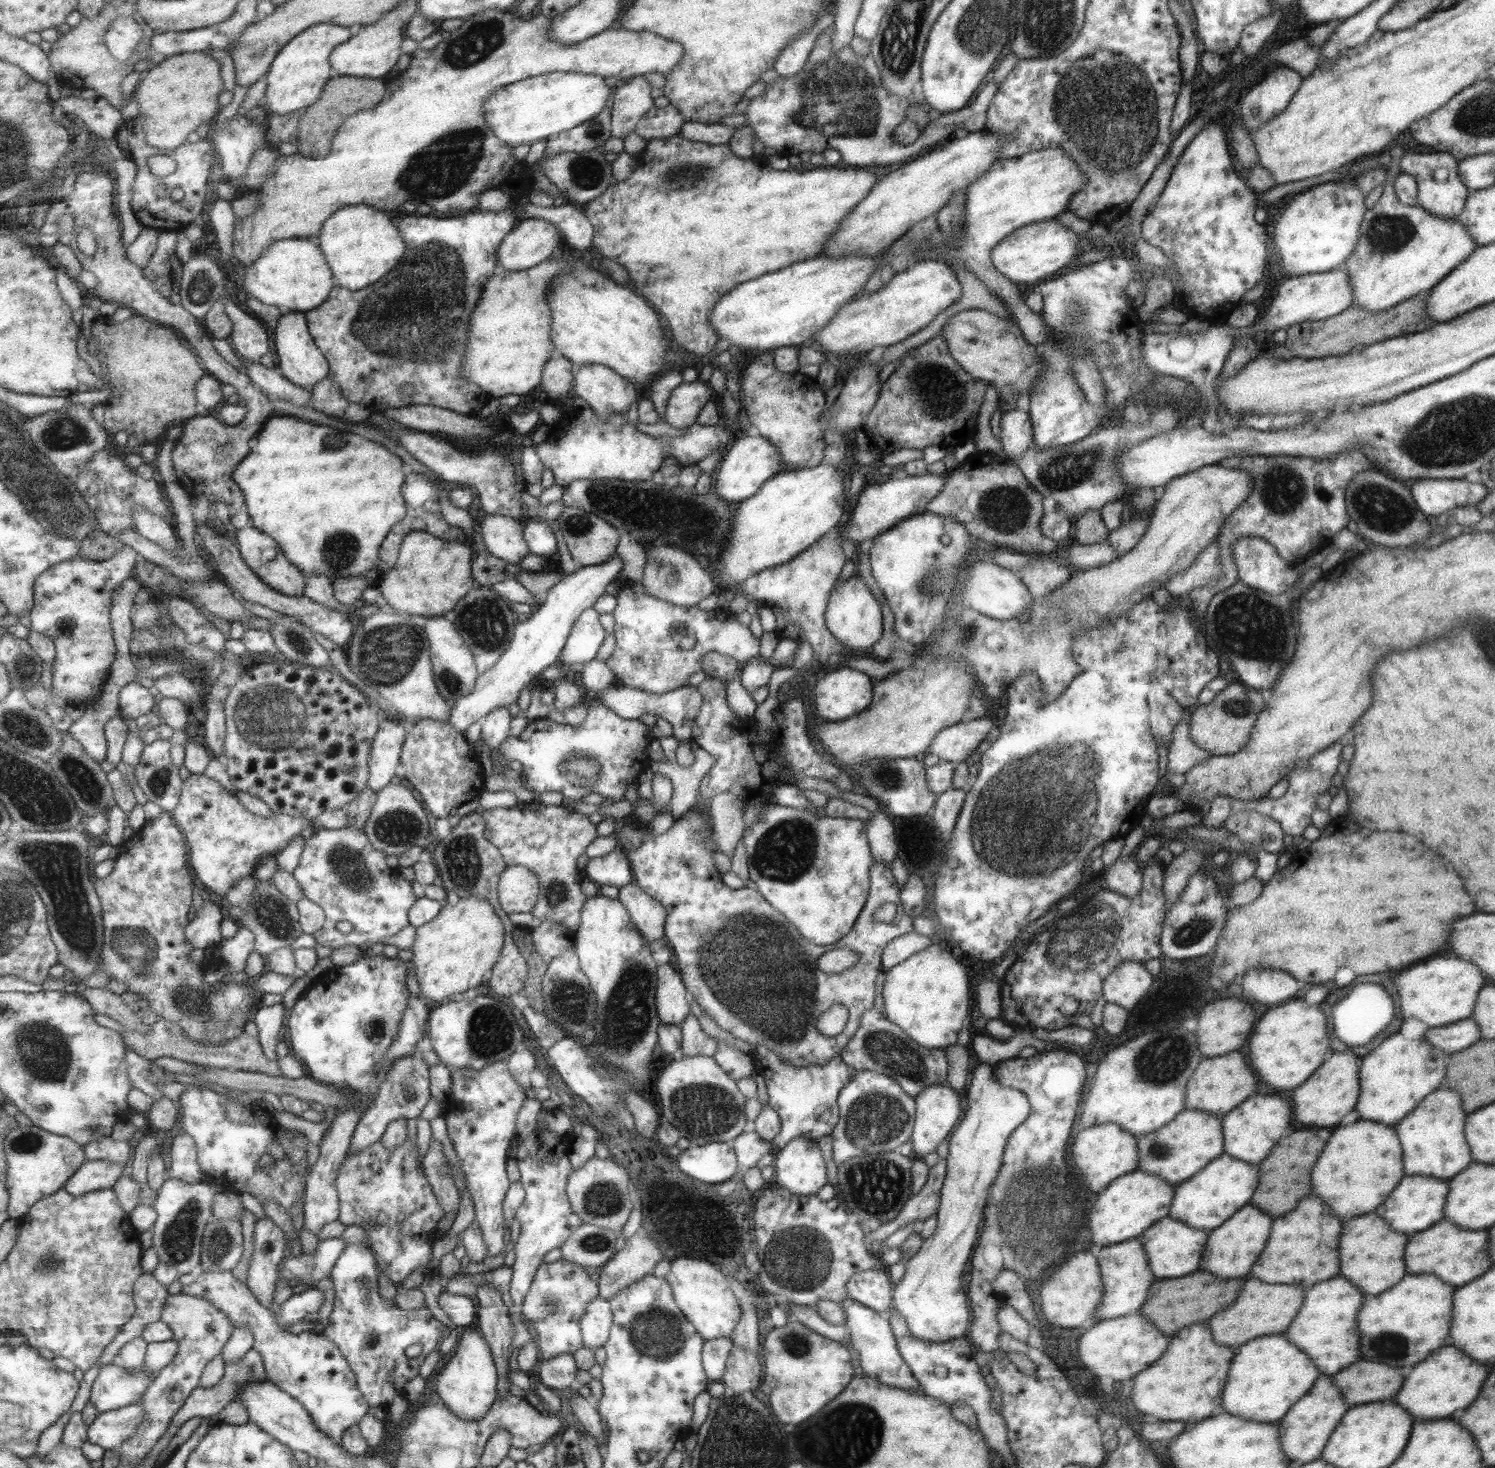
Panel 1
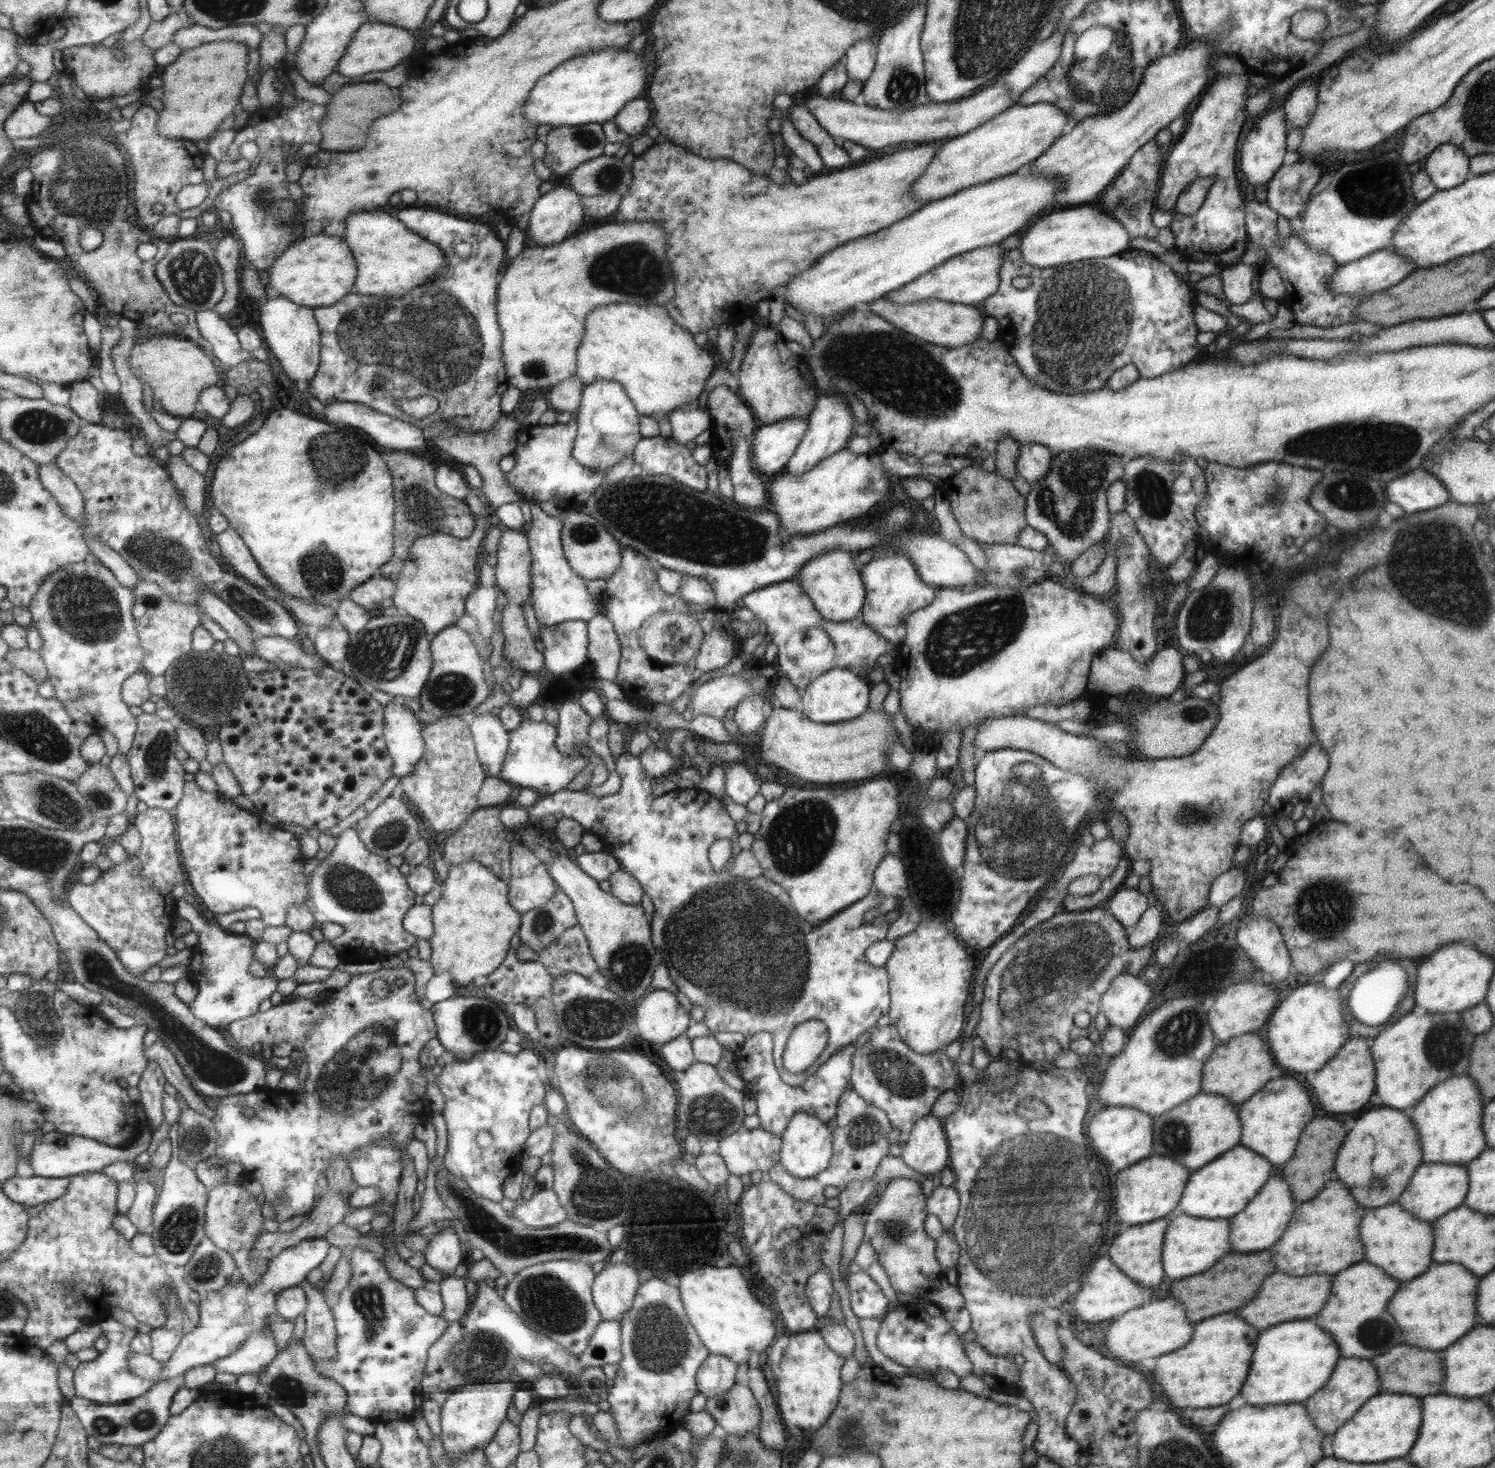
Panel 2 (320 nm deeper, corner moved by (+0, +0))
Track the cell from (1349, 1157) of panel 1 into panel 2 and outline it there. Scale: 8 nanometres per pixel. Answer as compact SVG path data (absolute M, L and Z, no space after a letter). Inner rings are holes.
M1377 1108L1361 1114L1355 1120L1355 1126L1349 1130L1349 1138L1345 1138L1338 1148L1334 1174L1336 1179L1339 1178L1351 1190L1353 1198L1361 1206L1377 1208L1397 1202L1399 1194L1407 1189L1412 1174L1421 1163L1419 1133L1411 1120L1399 1110ZM1367 1164L1371 1164L1371 1174L1365 1176ZM1365 1194L1369 1196L1369 1200L1365 1200Z

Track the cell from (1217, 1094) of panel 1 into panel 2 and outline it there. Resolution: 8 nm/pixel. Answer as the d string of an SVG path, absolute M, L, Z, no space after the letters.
M1241 1034L1237 1038L1231 1038L1229 1042L1219 1044L1213 1050L1213 1054L1203 1066L1201 1092L1217 1093L1227 1098L1229 1102L1235 1100L1235 1104L1241 1104L1251 1094L1263 1088L1263 1084L1271 1078L1269 1076L1271 1070L1273 1070L1273 1060L1271 1060L1267 1044L1257 1034Z

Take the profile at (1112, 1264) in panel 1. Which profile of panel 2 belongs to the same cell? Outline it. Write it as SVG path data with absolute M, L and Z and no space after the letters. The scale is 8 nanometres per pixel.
M1165 1215L1163 1218L1129 1226L1125 1232L1117 1234L1113 1244L1107 1248L1107 1256L1123 1271L1129 1278L1138 1282L1144 1287L1155 1287L1162 1281L1163 1266L1161 1266L1161 1253L1163 1246L1163 1237L1170 1220L1171 1215Z

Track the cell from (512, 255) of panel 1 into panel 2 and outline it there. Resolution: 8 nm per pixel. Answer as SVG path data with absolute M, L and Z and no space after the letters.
M567 184L554 186L542 194L531 209L526 239L549 246L576 234L586 216L581 197Z

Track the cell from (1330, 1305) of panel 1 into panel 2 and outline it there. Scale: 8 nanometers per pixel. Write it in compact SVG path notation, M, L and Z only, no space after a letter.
M1369 1262L1353 1264L1333 1278L1333 1296L1313 1316L1315 1324L1325 1329L1336 1342L1340 1356L1372 1359L1401 1344L1399 1328L1387 1314L1389 1298L1397 1292L1399 1282Z

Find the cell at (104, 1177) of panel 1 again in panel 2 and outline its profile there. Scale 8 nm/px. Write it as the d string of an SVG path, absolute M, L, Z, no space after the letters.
M34 1174L27 1178L14 1176L3 1183L3 1187L9 1199L27 1207L42 1207L47 1202L65 1196L70 1183L70 1177L47 1178Z

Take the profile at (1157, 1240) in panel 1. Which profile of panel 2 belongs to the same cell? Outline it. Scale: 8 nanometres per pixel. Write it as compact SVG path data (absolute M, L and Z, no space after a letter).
M1178 1211L1172 1213L1163 1237L1161 1253L1165 1276L1170 1281L1181 1280L1213 1266L1223 1255L1231 1252L1229 1227L1230 1217L1197 1218Z

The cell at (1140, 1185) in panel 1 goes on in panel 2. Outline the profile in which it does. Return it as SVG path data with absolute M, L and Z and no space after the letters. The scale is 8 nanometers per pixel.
M1153 1154L1121 1170L1113 1184L1117 1194L1115 1210L1117 1210L1119 1222L1141 1224L1141 1222L1151 1222L1176 1212L1190 1173L1191 1171L1179 1162Z

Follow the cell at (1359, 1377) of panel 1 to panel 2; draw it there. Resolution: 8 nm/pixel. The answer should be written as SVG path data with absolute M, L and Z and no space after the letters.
M1401 1344L1401 1346L1393 1346L1389 1352L1381 1356L1374 1356L1372 1361L1377 1367L1381 1392L1387 1390L1387 1392L1405 1392L1413 1396L1425 1396L1425 1394L1437 1394L1441 1390L1443 1362L1441 1362L1441 1354L1437 1352Z

